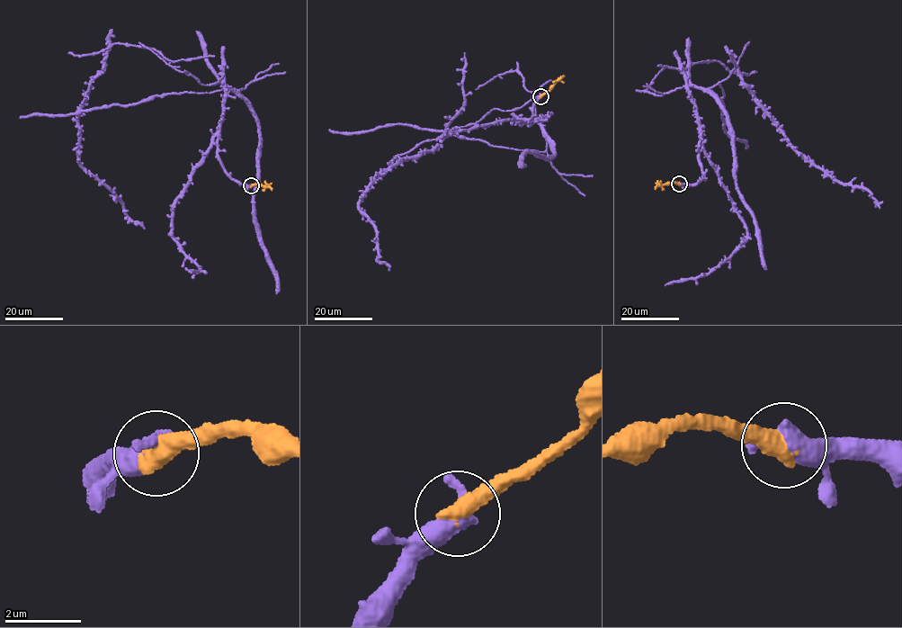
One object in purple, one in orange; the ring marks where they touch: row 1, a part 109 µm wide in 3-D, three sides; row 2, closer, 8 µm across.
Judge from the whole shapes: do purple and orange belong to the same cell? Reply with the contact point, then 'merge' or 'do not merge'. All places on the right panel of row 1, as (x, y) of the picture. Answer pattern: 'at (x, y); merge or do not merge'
at (679, 183); merge

